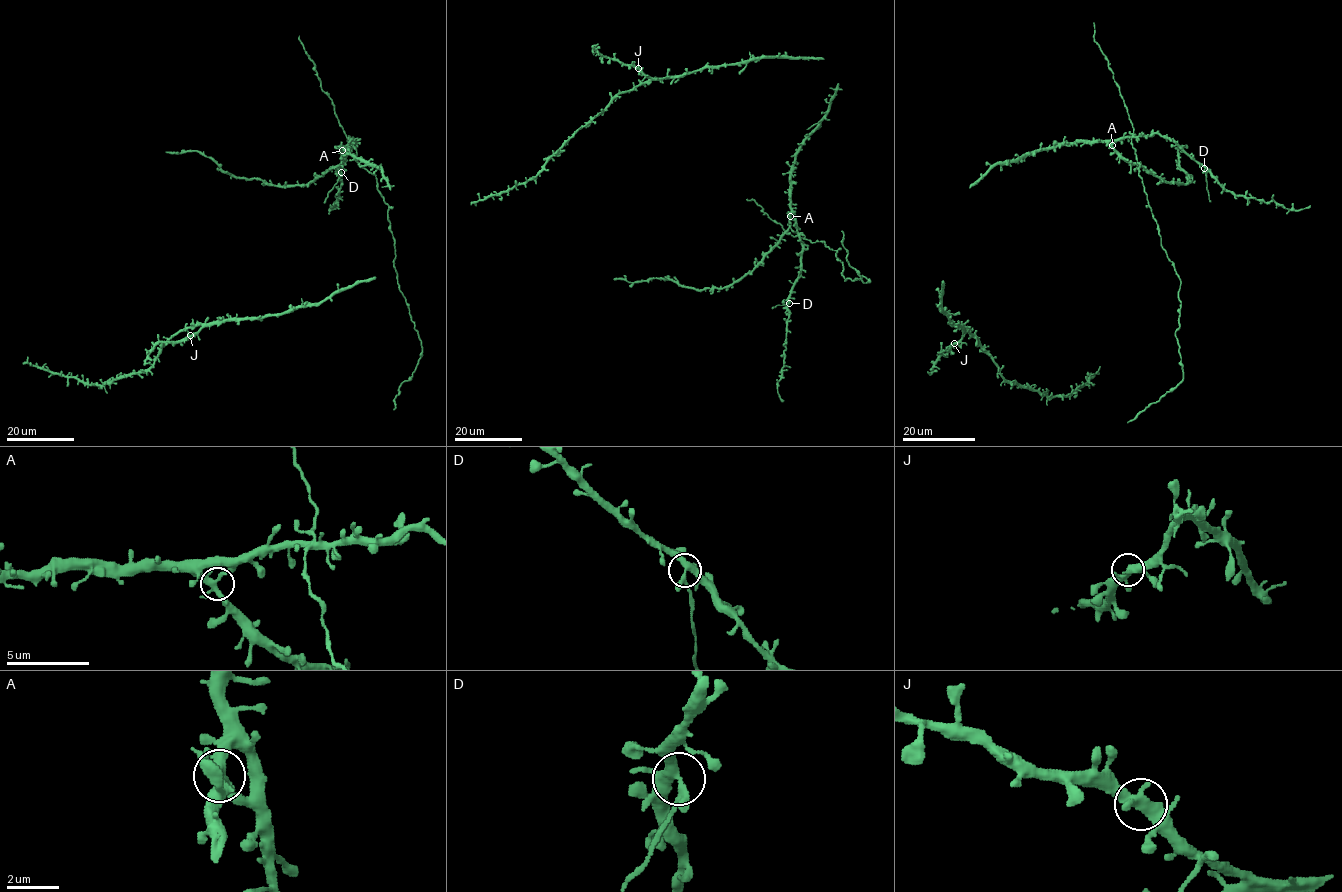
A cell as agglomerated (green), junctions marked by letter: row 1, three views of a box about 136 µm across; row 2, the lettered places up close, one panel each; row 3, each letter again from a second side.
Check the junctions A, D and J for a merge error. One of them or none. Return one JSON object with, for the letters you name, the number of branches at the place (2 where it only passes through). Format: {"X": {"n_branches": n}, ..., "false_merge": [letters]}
{"D": {"n_branches": 5}, "false_merge": ["D"]}

